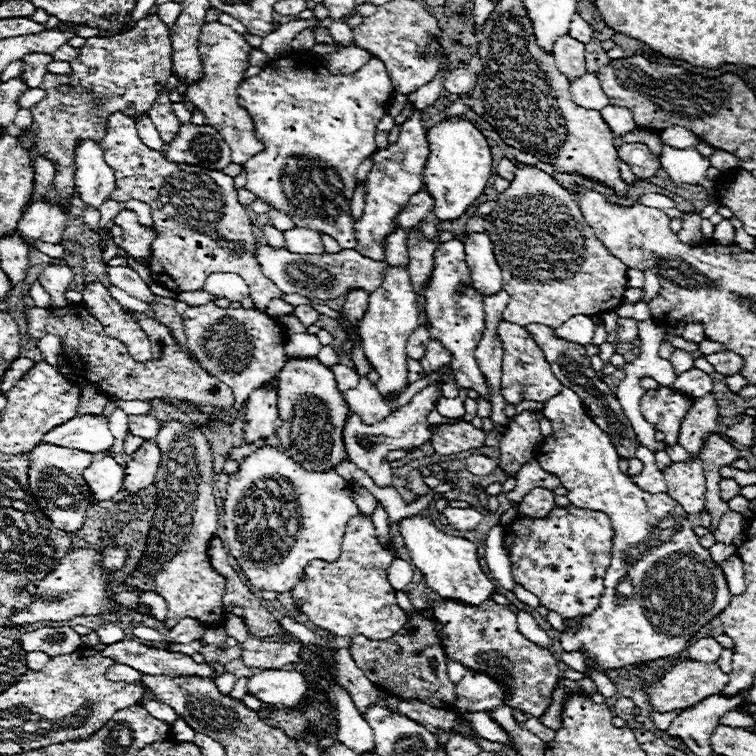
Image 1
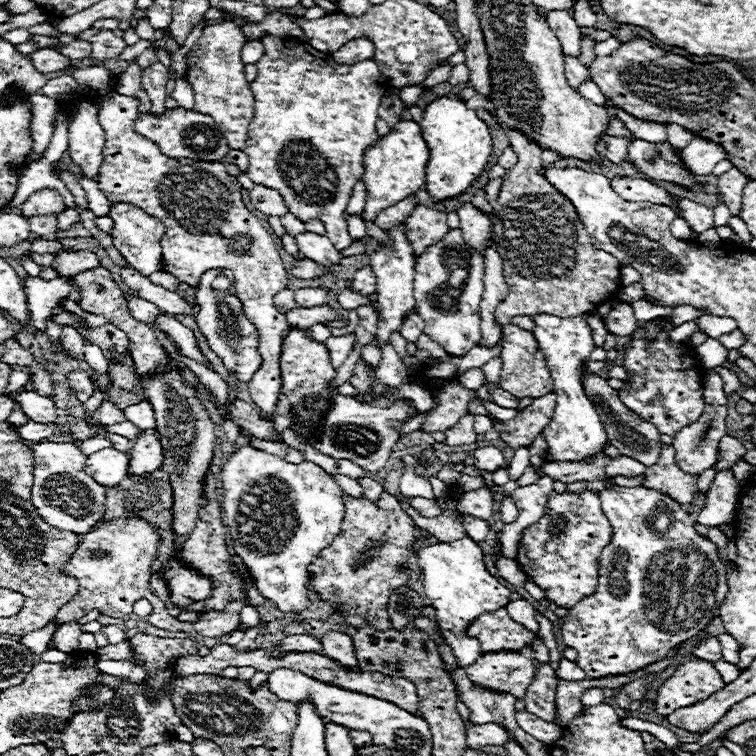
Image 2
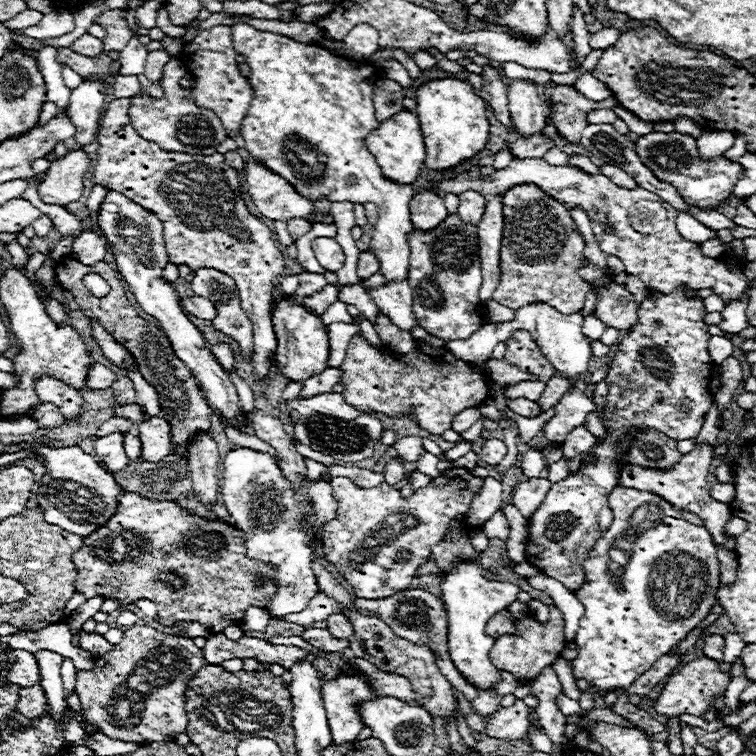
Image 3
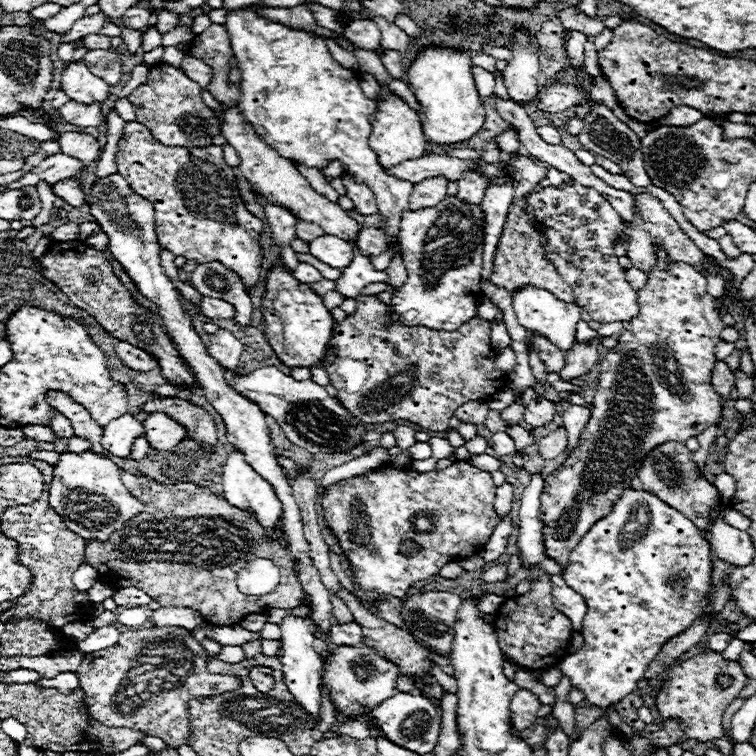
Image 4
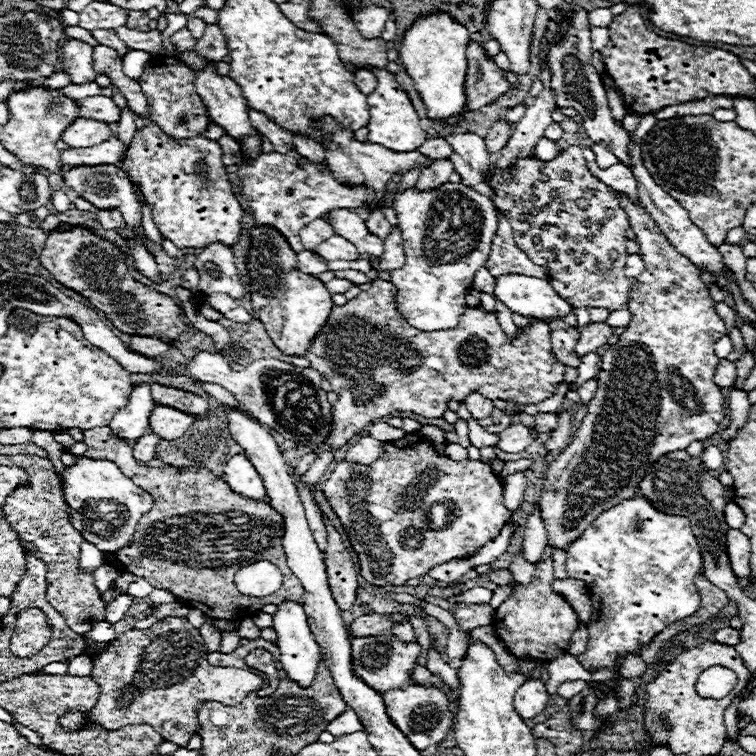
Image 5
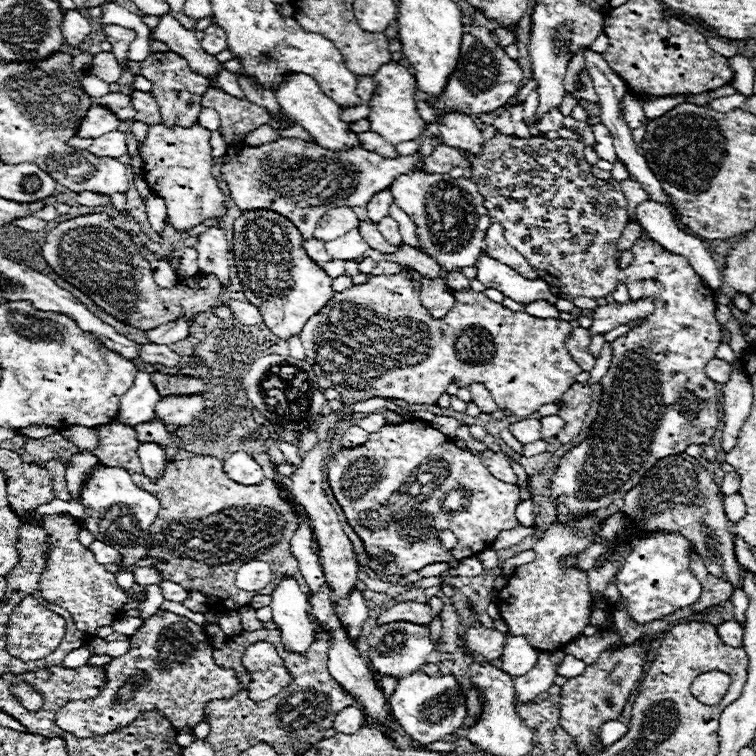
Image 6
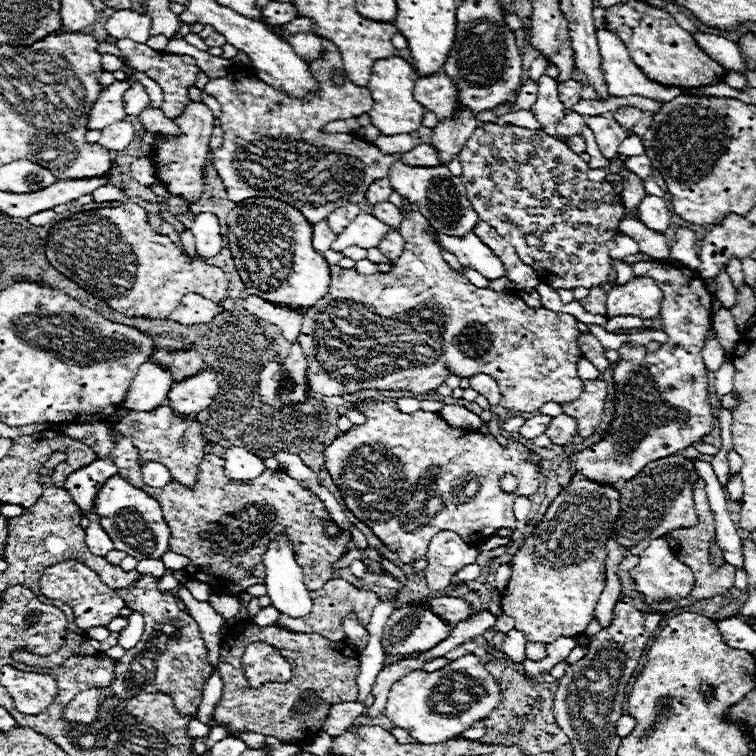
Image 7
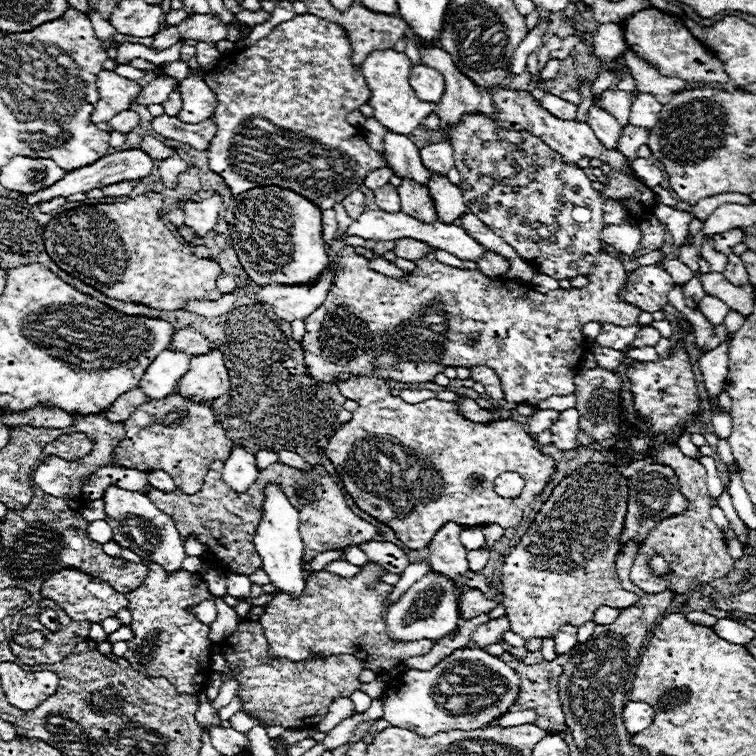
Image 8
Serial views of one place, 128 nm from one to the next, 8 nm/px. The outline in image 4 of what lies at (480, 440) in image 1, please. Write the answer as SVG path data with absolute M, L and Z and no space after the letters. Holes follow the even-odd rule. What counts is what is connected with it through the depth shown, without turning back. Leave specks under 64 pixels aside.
M468 400L466 404L462 404L458 410L456 410L456 416L462 420L462 422L472 422L472 424L482 424L488 416L490 408L488 404L480 402L480 400Z

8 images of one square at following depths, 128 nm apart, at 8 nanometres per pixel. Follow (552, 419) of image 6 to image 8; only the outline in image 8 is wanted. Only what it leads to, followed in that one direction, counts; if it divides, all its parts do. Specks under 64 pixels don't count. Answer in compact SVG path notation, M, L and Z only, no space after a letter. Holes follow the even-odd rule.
M568 408L560 412L560 420L552 424L552 444L560 450L574 450L576 448L576 434L578 434L578 410Z

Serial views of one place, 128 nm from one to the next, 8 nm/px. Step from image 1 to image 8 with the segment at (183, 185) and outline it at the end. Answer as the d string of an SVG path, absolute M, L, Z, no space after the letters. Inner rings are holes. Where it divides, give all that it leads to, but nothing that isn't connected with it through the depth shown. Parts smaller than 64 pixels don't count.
M190 70L188 78L182 80L178 86L182 94L182 110L176 116L178 120L184 120L186 124L196 124L198 120L206 120L212 116L216 96L200 74Z

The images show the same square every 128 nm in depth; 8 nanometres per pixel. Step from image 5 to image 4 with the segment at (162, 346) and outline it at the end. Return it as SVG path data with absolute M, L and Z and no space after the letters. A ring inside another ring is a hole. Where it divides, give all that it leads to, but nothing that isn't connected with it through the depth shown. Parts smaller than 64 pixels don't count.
M126 342L116 344L116 354L128 368L132 368L136 372L146 372L156 366L156 360L148 352L144 352L142 348L136 348L132 344L126 344Z

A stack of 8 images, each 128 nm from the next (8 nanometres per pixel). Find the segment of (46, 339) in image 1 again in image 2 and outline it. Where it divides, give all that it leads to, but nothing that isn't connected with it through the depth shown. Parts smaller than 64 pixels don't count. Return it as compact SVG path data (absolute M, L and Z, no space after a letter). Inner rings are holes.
M26 276L24 280L24 288L26 288L26 296L28 296L28 308L34 320L34 326L38 330L46 330L44 320L52 314L52 310L56 308L58 298L68 296L72 292L72 284L68 278L56 278L52 282L40 280L38 276Z

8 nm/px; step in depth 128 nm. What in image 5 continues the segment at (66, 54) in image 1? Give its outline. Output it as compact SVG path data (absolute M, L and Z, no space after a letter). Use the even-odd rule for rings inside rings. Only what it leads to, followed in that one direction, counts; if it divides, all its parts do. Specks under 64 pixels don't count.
M94 30L94 32L92 32L92 36L94 36L100 44L104 44L104 46L108 46L108 48L116 50L120 58L124 58L124 54L128 52L128 46L118 38L116 30Z

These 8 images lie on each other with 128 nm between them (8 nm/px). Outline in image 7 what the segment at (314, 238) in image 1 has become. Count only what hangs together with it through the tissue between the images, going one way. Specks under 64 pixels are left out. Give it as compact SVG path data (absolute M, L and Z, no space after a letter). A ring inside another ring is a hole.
M360 212L350 224L348 228L336 236L336 242L332 244L334 250L344 250L348 246L360 246L360 248L374 248L382 242L382 238L392 232L396 228L384 224L382 220L378 220L372 214Z

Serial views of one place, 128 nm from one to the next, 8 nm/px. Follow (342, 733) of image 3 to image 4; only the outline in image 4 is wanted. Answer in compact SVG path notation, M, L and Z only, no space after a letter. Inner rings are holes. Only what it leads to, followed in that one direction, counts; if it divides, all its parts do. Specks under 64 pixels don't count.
M208 624L204 630L206 630L208 638L220 642L222 646L242 646L248 640L260 638L258 632L248 632L240 624L230 624L230 626L212 626L212 624ZM364 644L336 646L336 652L332 652L330 656L326 656L326 650L320 646L320 656L326 670L324 684L328 684L328 690L332 692L332 702L336 704L336 710L342 714L342 718L358 718L364 706L378 706L380 700L386 700L388 696L392 696L392 692L396 692L396 682L402 676L400 668L394 662Z

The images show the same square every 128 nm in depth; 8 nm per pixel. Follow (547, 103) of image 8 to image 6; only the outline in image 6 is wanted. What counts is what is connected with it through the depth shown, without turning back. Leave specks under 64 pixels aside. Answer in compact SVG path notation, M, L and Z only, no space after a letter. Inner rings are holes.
M554 108L554 110L546 112L546 114L540 118L540 122L538 122L536 126L538 126L538 130L544 132L544 134L548 134L548 132L556 132L556 130L562 128L562 118L564 118L562 112L560 112L558 108Z

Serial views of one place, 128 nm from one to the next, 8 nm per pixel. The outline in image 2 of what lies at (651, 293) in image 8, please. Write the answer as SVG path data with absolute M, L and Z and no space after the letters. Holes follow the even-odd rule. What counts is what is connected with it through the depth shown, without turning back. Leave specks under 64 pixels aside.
M548 392L540 398L534 398L530 406L518 412L516 418L508 422L494 422L494 428L500 432L500 438L512 446L514 450L520 446L530 446L532 440L544 430L548 420L552 418L552 410L556 404L556 392Z

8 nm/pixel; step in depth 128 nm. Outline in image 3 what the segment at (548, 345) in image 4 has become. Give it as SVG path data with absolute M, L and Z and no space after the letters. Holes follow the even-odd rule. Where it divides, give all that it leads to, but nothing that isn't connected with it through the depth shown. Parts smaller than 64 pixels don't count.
M524 330L514 332L514 336L506 342L506 356L504 358L508 362L516 364L520 370L536 374L544 382L550 380L556 372L552 368L552 364L546 360L546 356L540 352L534 338Z

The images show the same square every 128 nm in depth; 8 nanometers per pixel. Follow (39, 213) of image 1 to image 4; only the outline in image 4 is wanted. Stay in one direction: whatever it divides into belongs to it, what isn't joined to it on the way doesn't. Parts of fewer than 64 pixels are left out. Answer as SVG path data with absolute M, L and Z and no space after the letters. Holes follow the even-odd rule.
M64 132L58 138L60 150L68 152L68 156L80 156L84 164L92 164L100 158L100 144L96 136L84 132ZM62 180L62 182L54 184L52 190L54 190L56 196L64 198L64 200L66 200L70 206L74 206L74 208L80 208L80 206L86 204L84 192L82 192L82 188L80 188L80 184L78 184L76 180Z

